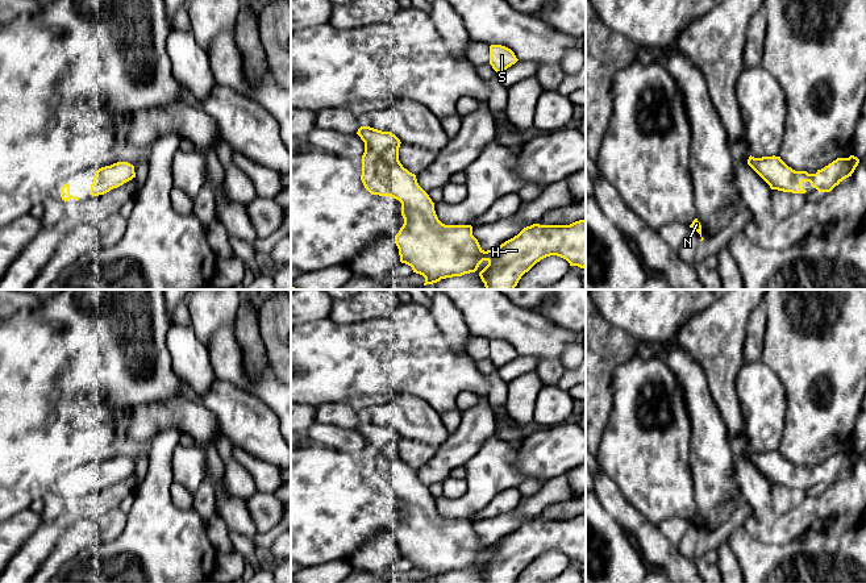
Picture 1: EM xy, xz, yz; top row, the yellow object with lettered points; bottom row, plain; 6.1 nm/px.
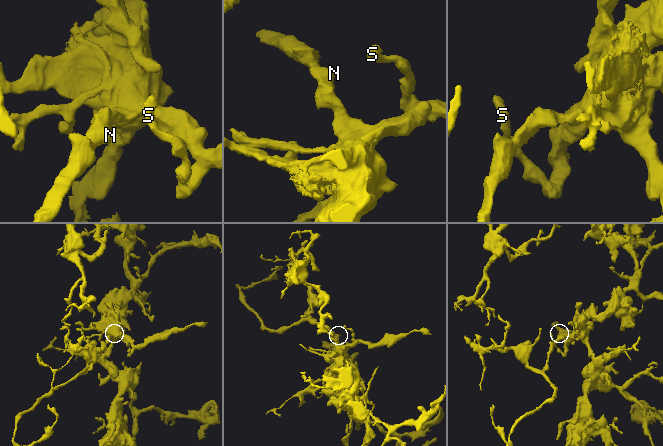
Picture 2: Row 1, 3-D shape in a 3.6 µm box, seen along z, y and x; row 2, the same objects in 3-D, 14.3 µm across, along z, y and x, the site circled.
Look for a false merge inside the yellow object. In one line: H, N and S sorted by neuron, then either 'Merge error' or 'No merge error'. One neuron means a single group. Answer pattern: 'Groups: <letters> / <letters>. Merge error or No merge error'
Groups: H N S. No merge error

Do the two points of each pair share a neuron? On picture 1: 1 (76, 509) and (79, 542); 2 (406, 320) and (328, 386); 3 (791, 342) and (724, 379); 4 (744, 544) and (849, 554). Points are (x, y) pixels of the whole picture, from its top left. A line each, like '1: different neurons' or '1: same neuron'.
1: different neurons
2: same neuron
3: different neurons
4: same neuron

